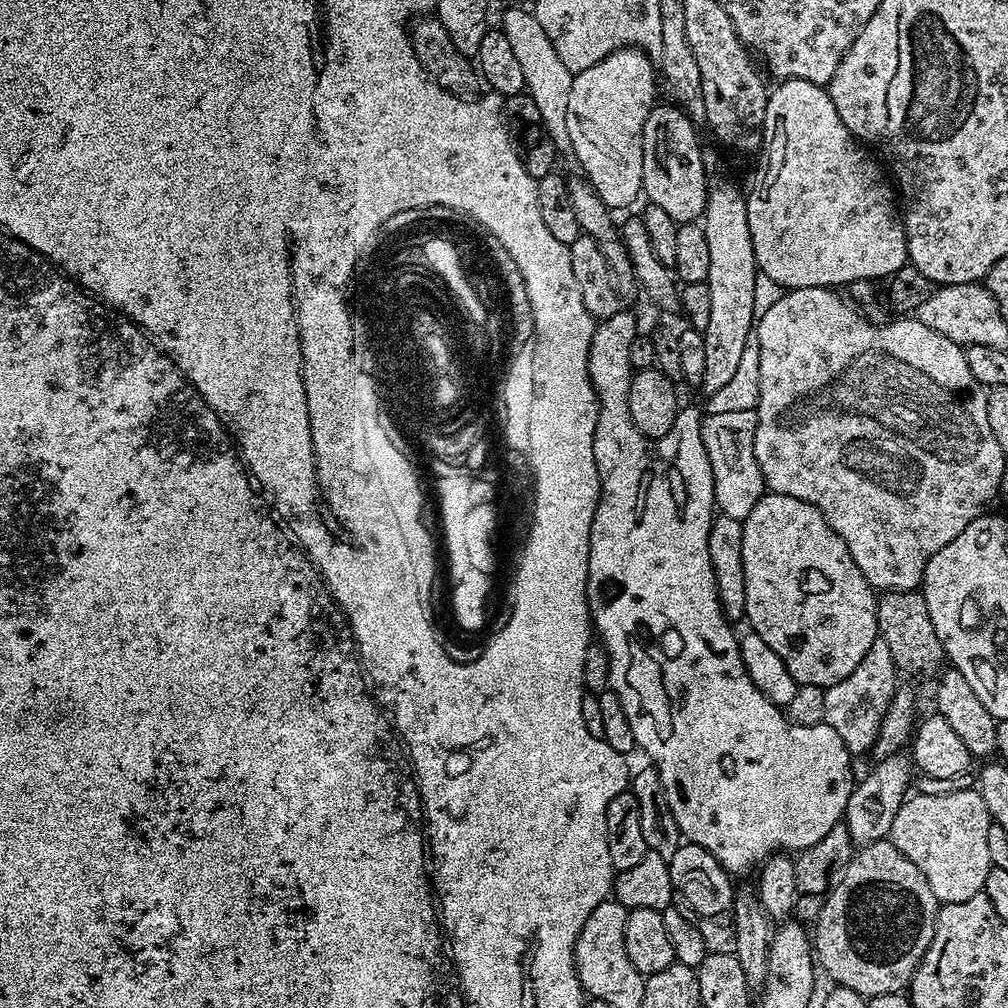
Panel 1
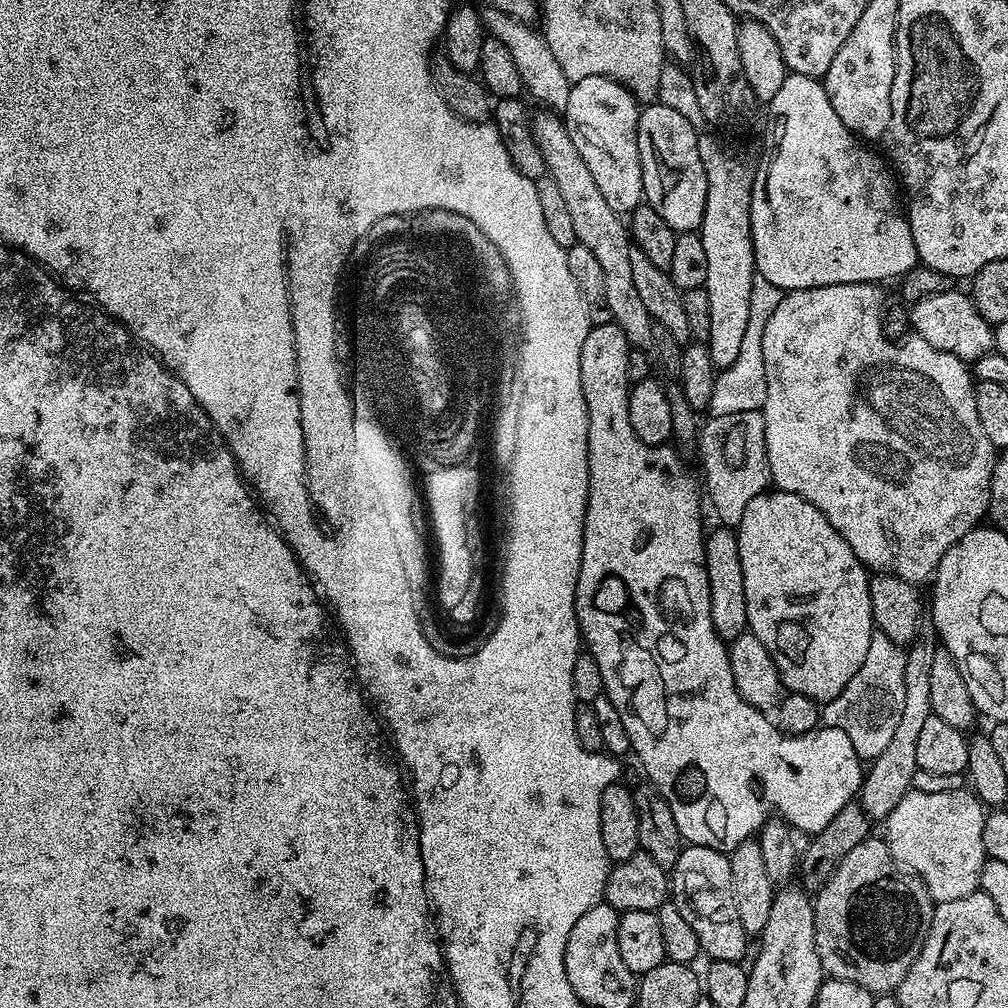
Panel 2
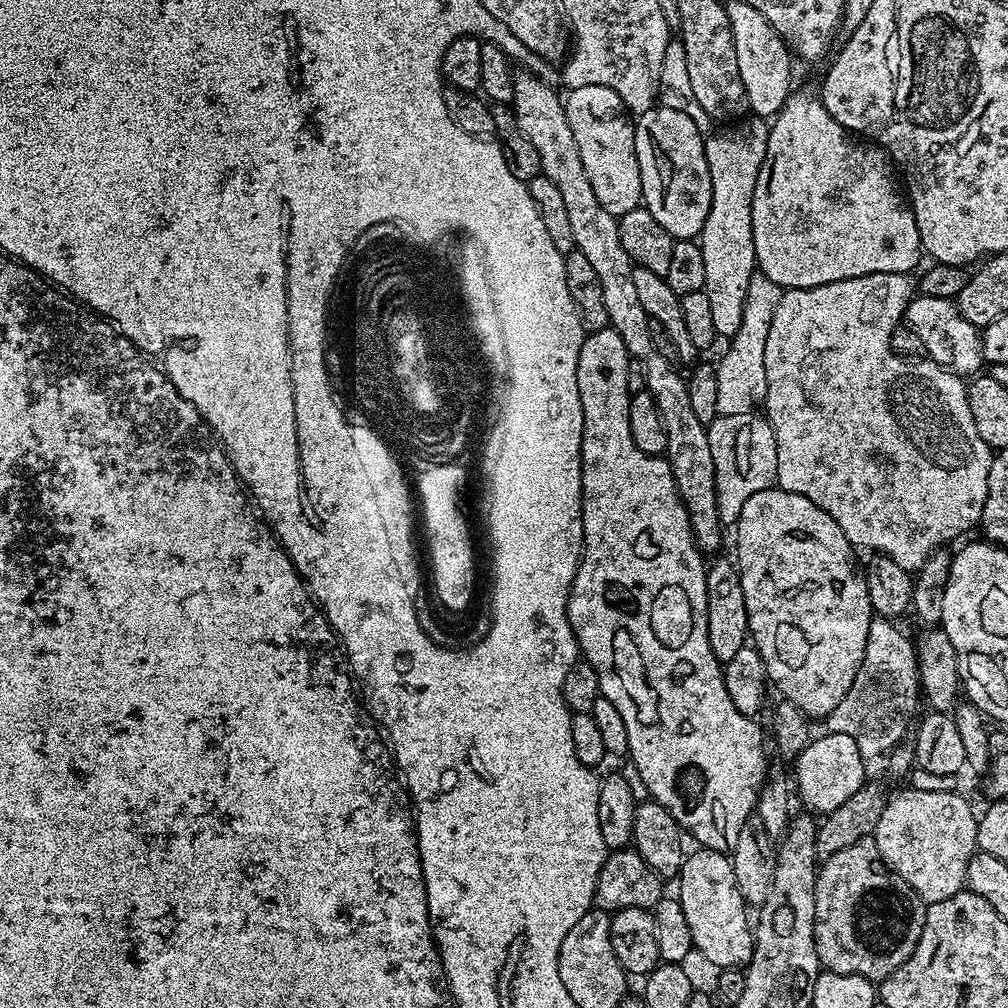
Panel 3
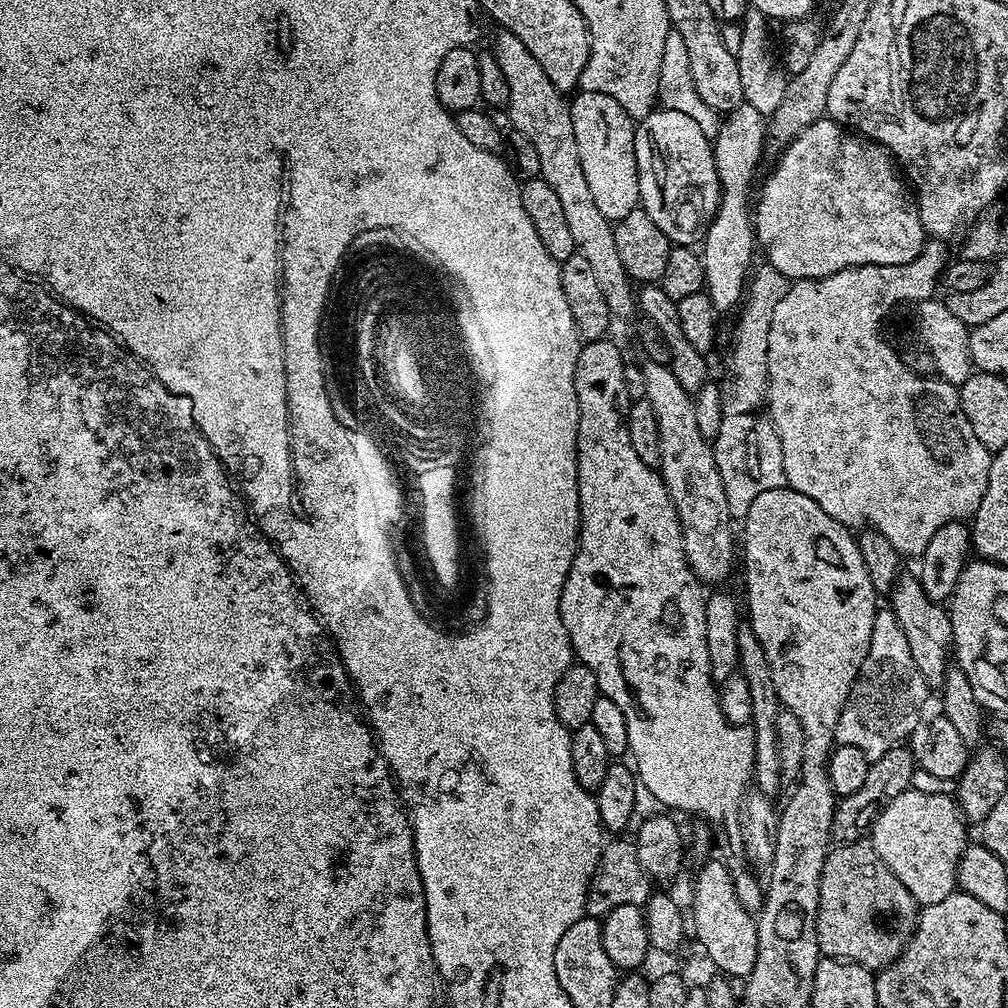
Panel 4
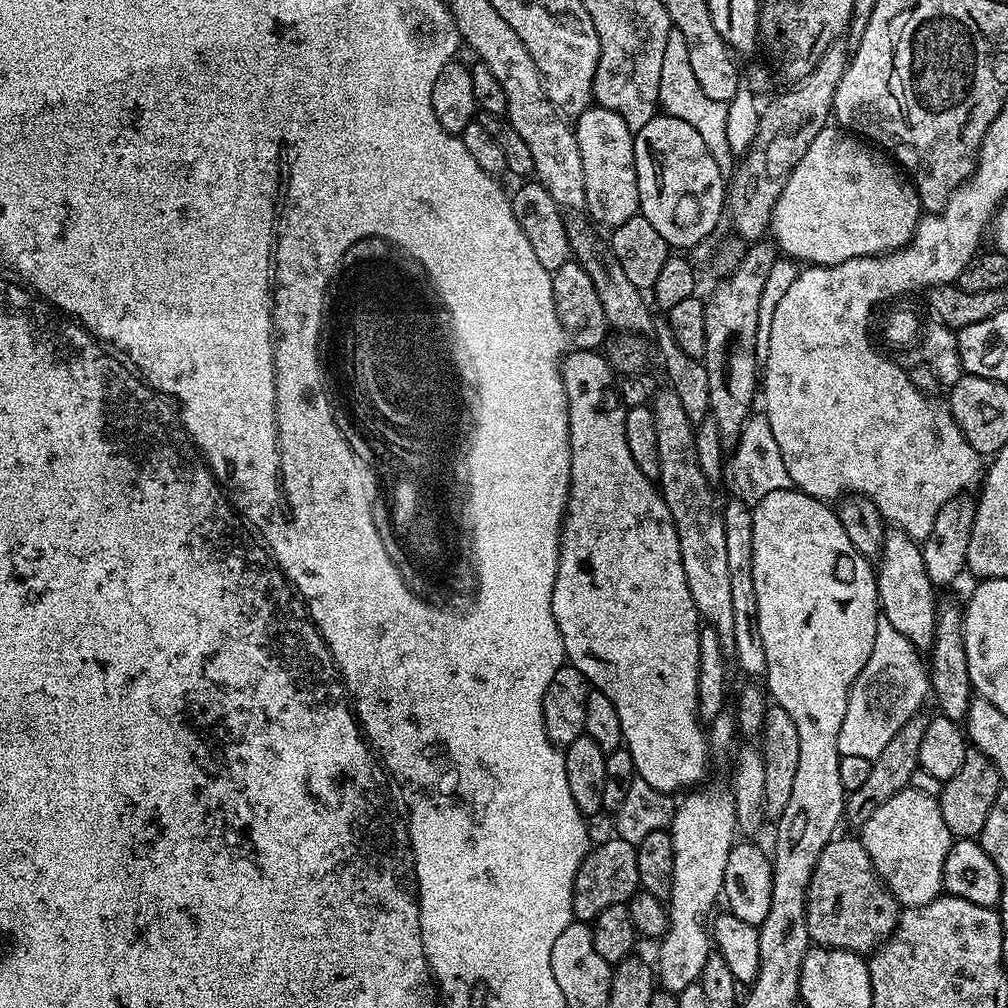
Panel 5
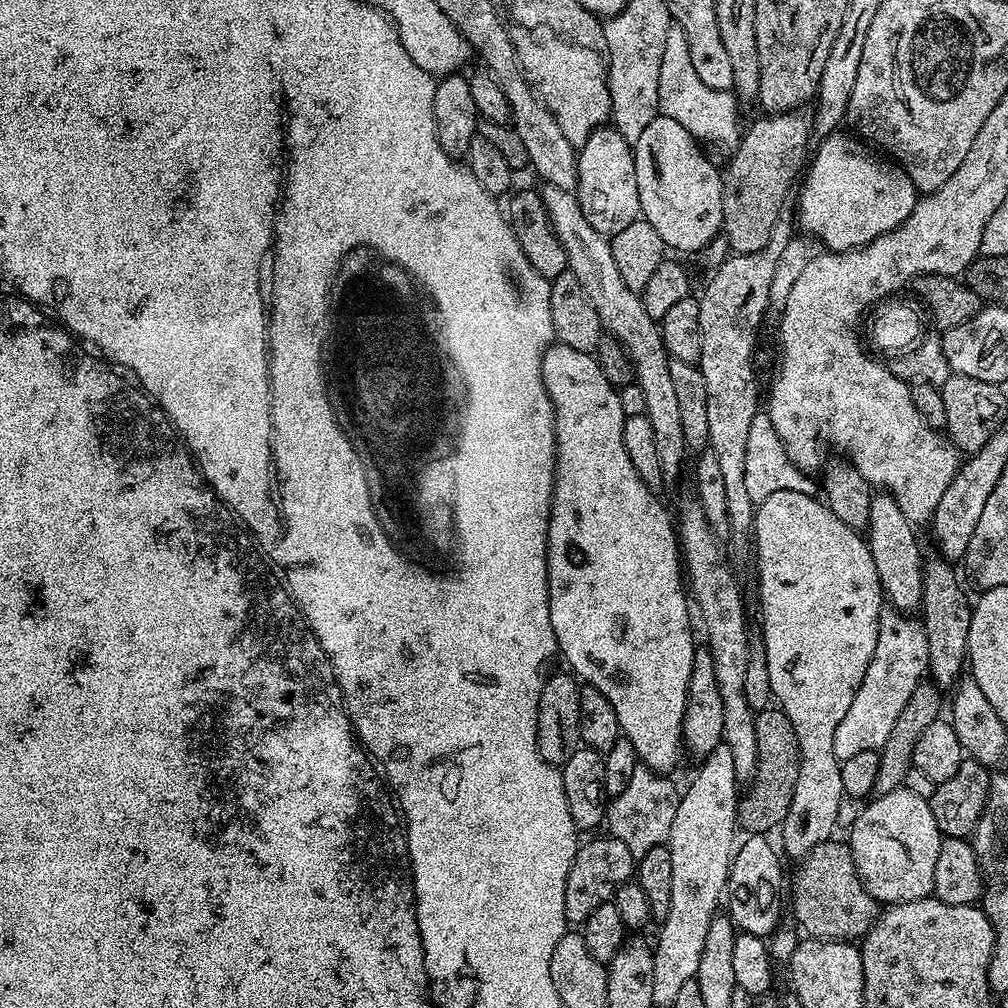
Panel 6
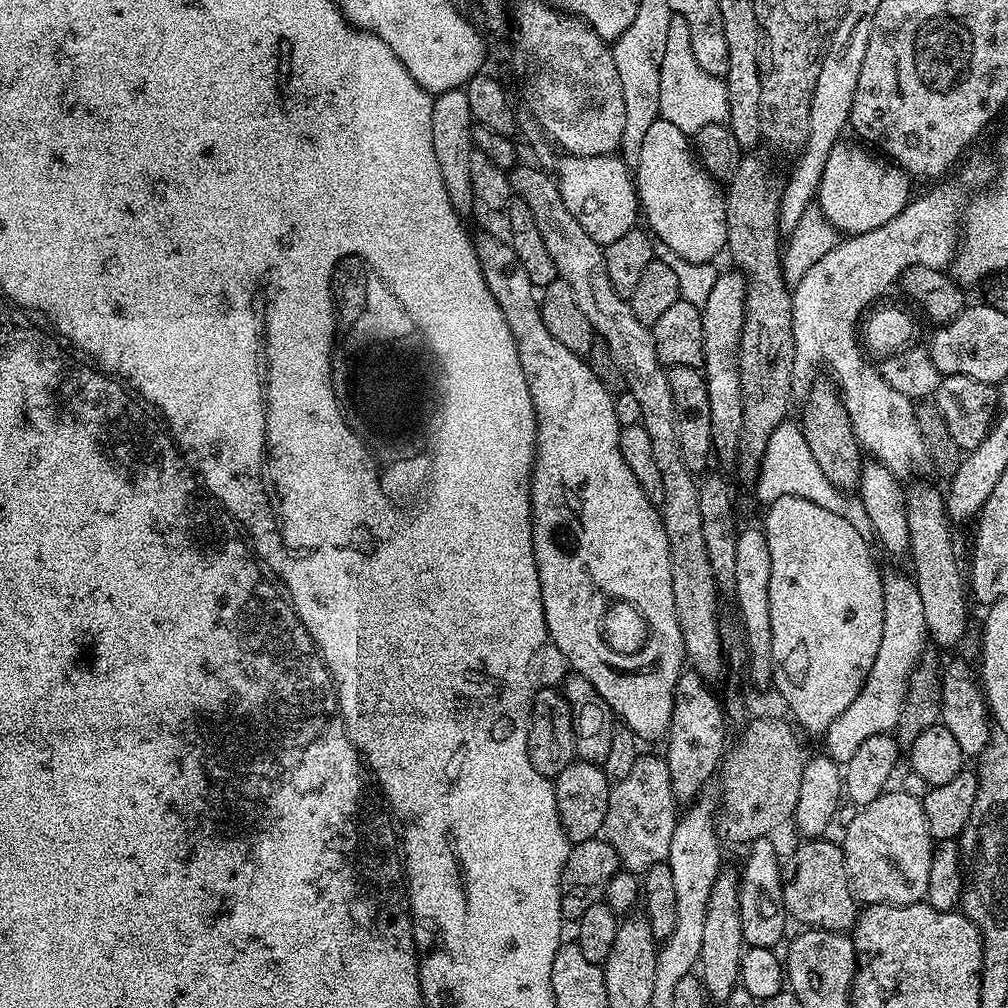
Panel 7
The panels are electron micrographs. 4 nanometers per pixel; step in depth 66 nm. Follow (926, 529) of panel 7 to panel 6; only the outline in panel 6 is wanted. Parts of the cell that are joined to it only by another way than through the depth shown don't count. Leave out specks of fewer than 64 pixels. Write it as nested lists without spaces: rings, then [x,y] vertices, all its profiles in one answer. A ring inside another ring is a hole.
[[[943,558],[925,559],[922,567],[922,598],[920,608],[924,633],[926,634],[926,650],[928,651],[927,675],[931,683],[941,690],[955,689],[957,680],[965,675],[968,664],[968,639],[970,638],[970,618],[972,604],[956,577],[951,563]]]

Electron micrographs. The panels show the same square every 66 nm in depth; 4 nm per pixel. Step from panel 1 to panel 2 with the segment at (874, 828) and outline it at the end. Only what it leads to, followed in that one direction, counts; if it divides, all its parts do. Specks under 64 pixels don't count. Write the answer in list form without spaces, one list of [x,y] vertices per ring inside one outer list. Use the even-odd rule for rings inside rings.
[[[924,636],[924,640],[916,637],[914,646],[906,652],[906,702],[902,705],[902,719],[894,730],[894,738],[890,738],[890,746],[882,750],[875,760],[867,765],[858,793],[860,809],[866,813],[869,821],[887,821],[888,816],[902,802],[902,798],[912,788],[912,779],[916,773],[918,762],[918,733],[926,718],[932,715],[930,706],[930,662],[934,662],[934,654],[938,647],[938,636]]]

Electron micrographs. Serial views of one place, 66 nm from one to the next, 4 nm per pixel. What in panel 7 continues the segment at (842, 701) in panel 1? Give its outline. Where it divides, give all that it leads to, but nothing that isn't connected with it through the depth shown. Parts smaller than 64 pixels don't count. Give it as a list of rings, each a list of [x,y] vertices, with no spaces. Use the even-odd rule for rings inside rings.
[[[896,572],[893,576],[885,575],[883,581],[884,617],[882,618],[882,646],[878,646],[878,658],[874,658],[874,666],[870,666],[870,674],[866,678],[858,698],[854,698],[854,702],[850,702],[850,706],[846,706],[846,710],[842,710],[842,714],[838,714],[838,718],[834,718],[834,722],[830,724],[822,737],[822,743],[828,747],[825,748],[827,756],[835,764],[841,766],[848,764],[850,758],[854,758],[854,750],[858,750],[858,746],[862,746],[862,742],[875,736],[891,733],[895,729],[898,718],[902,714],[908,679],[925,651],[924,640],[926,644],[926,639],[929,637],[926,618],[922,614],[922,598],[918,598],[918,586],[915,579],[911,575],[903,576],[902,573]]]

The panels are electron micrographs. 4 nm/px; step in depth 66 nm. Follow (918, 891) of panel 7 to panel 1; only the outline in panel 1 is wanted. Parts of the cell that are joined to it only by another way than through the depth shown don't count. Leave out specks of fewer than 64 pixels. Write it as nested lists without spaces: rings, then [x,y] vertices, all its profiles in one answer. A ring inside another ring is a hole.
[[[972,788],[937,796],[912,794],[898,810],[898,818],[894,818],[890,839],[918,870],[922,870],[937,901],[953,904],[983,893],[986,874],[993,868],[990,845],[986,843],[992,825],[986,802],[982,802],[979,791]]]

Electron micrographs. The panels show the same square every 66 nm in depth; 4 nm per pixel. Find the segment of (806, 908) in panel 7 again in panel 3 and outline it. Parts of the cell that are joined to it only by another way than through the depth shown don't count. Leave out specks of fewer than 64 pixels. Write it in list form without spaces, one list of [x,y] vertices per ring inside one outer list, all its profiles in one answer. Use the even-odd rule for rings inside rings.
[[[865,838],[846,846],[846,850],[838,850],[819,865],[816,874],[814,942],[821,965],[829,972],[858,974],[873,982],[885,980],[914,954],[914,946],[922,938],[925,911],[921,896],[885,864],[875,839]]]

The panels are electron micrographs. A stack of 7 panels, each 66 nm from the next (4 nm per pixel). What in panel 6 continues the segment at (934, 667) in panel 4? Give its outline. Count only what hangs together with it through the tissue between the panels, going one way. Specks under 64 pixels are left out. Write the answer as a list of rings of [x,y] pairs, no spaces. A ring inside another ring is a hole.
[[[887,494],[873,495],[870,502],[870,518],[866,529],[868,548],[874,558],[874,566],[878,570],[880,591],[886,597],[887,603],[899,612],[908,614],[920,608],[922,598],[922,555],[920,544],[916,541],[912,521],[902,514],[898,502]]]

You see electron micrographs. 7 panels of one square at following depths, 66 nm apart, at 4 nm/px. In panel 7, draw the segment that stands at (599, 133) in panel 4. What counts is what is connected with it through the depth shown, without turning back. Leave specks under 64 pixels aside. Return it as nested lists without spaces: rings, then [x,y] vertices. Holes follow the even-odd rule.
[[[565,155],[555,165],[554,179],[562,202],[566,202],[566,210],[570,210],[570,214],[578,220],[578,226],[582,226],[594,242],[607,246],[610,242],[618,242],[622,234],[637,227],[638,193],[630,170],[619,155]]]

